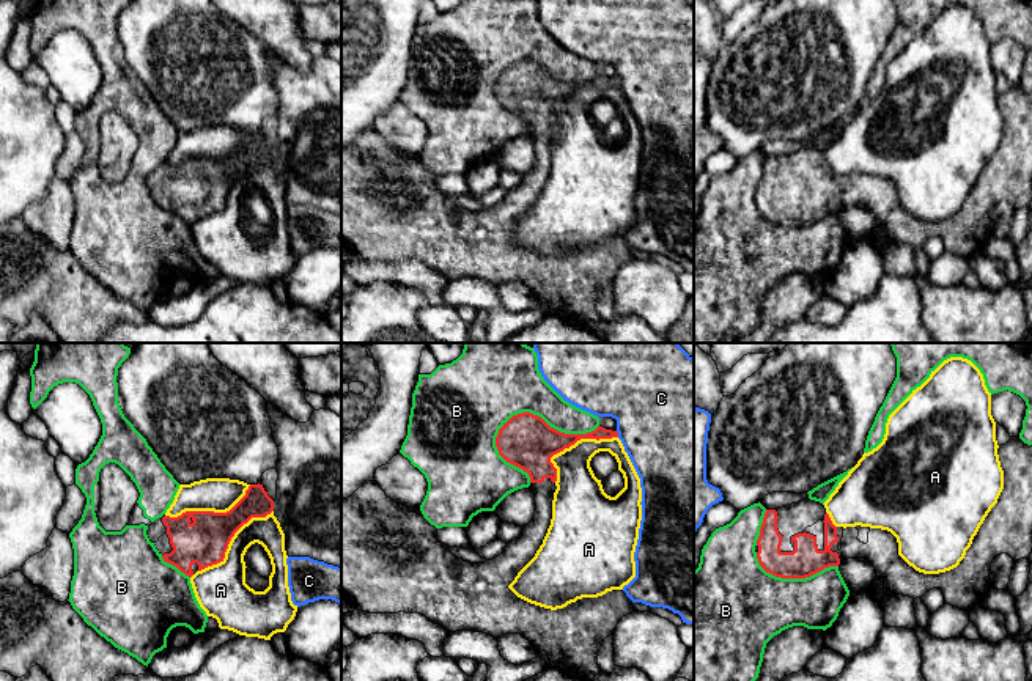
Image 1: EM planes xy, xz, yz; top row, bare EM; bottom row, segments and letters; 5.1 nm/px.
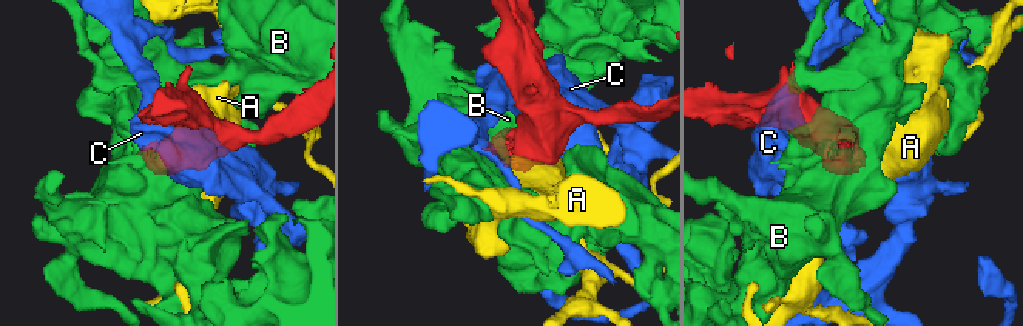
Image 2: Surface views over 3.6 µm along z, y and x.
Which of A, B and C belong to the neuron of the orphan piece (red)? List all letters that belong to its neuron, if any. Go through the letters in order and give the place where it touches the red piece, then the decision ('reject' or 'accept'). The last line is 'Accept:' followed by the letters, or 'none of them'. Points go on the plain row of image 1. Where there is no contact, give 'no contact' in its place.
A: contact xz (571, 92); reject
B: contact xz (540, 65); reject
C: contact xz (617, 82); reject
Accept: none of them

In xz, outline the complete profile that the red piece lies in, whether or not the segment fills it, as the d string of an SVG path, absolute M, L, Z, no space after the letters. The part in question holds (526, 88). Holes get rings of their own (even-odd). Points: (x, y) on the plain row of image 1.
M530 60L513 63L503 71L496 94L507 110L529 121L536 156L521 182L508 190L499 204L485 211L455 204L448 193L437 187L437 176L423 165L420 156L393 149L376 129L362 132L351 145L341 148L341 239L359 258L368 261L420 261L450 280L475 278L494 286L521 282L533 293L536 304L546 308L547 316L560 316L596 333L601 289L614 280L623 264L634 260L626 241L612 237L551 258L518 245L508 233L535 204L551 173L557 137L557 116L551 105L580 87L612 85L618 85L618 80L603 74L587 82L565 82Z

